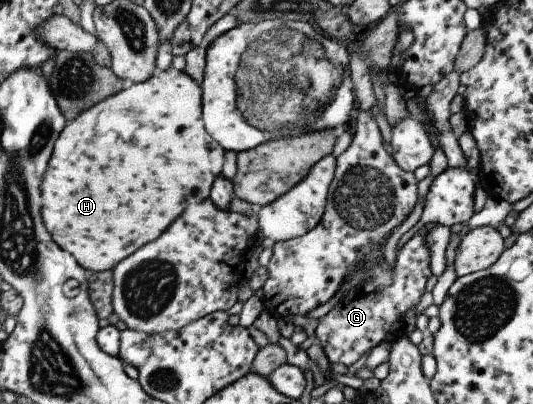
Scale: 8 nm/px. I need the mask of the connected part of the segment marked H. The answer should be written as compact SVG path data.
M171 65L163 71L155 67L149 79L134 83L127 89L122 89L115 95L98 101L69 121L57 136L40 181L39 213L42 224L46 227L53 242L63 251L67 251L87 274L112 270L117 263L126 259L131 253L157 239L161 231L165 231L165 228L185 209L186 205L197 203L208 197L212 181L216 175L221 174L224 149L207 135L202 124L201 94L200 85L183 70L177 70Z

